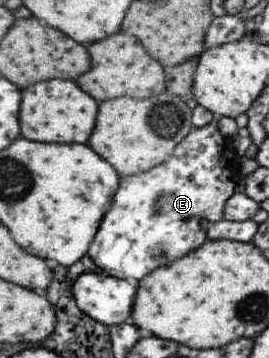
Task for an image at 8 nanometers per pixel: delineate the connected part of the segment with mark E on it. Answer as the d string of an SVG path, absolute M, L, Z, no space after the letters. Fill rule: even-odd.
M216 119L202 127L193 127L167 159L144 172L119 177L118 186L111 196L111 204L98 223L94 238L87 248L92 262L111 277L137 282L156 267L170 264L205 242L208 224L222 220L222 207L234 192L240 180L239 157L229 145L229 139L218 131Z

